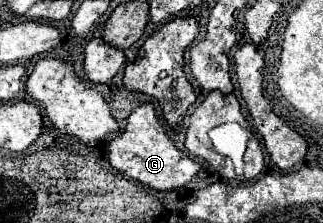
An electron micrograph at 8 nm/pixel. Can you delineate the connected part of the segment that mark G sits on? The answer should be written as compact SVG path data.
M149 103L139 105L127 119L127 129L111 139L109 143L109 163L115 171L125 177L131 177L157 191L173 191L185 187L191 177L199 171L199 163L181 153L173 141L165 135L165 129L159 125L155 111Z

